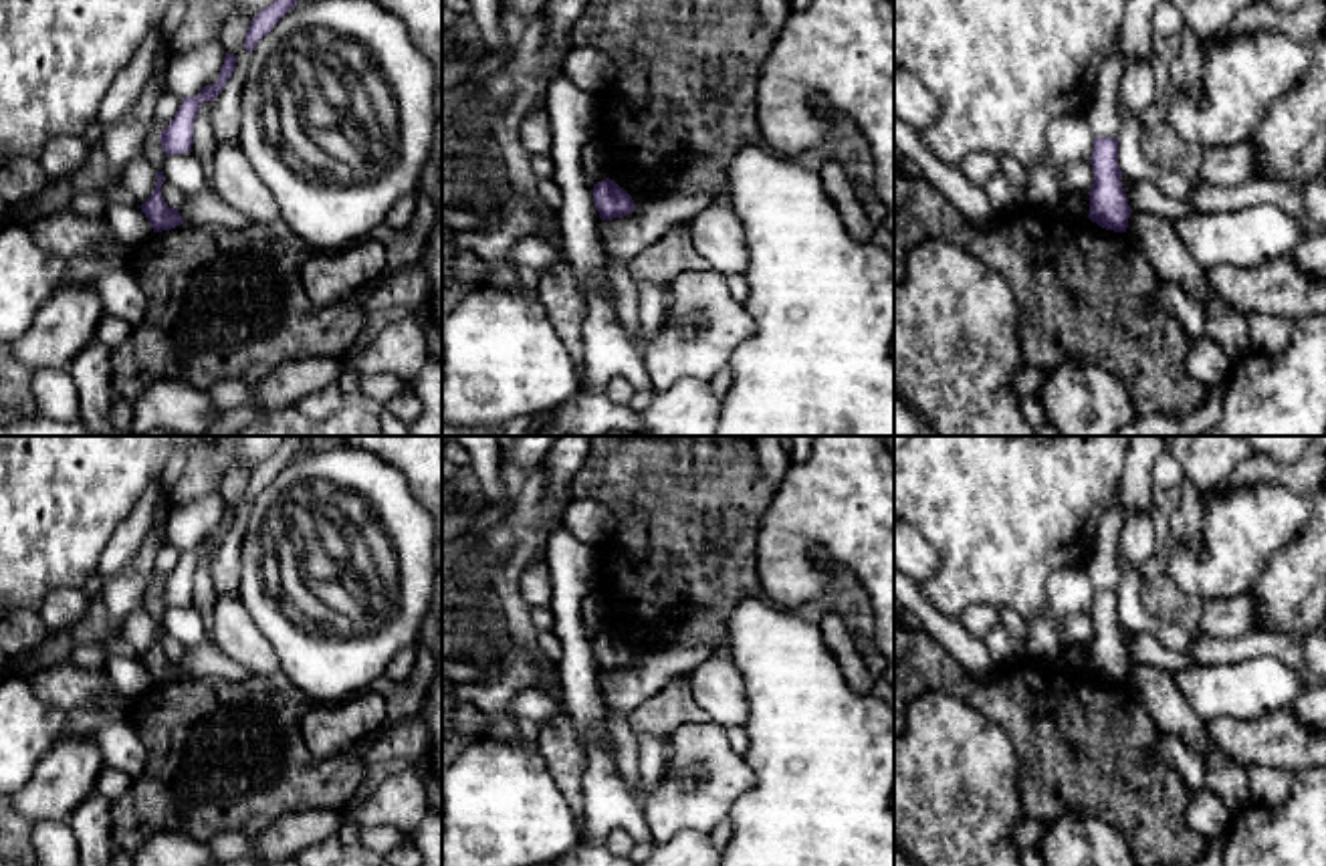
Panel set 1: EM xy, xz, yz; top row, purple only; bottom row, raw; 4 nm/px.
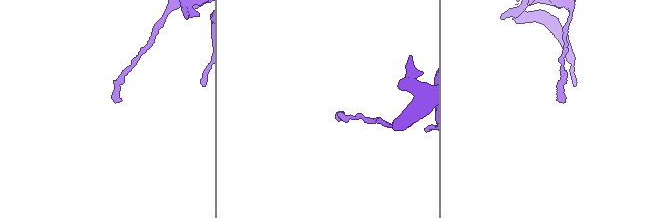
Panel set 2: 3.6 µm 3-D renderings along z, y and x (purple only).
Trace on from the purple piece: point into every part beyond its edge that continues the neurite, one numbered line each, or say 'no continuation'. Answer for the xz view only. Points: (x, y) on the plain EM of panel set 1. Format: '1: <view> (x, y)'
no continuation

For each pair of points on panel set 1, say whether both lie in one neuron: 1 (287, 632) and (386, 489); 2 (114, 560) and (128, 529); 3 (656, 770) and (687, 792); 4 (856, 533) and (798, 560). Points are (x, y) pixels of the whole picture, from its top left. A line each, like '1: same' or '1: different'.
1: same
2: same
3: different
4: same

